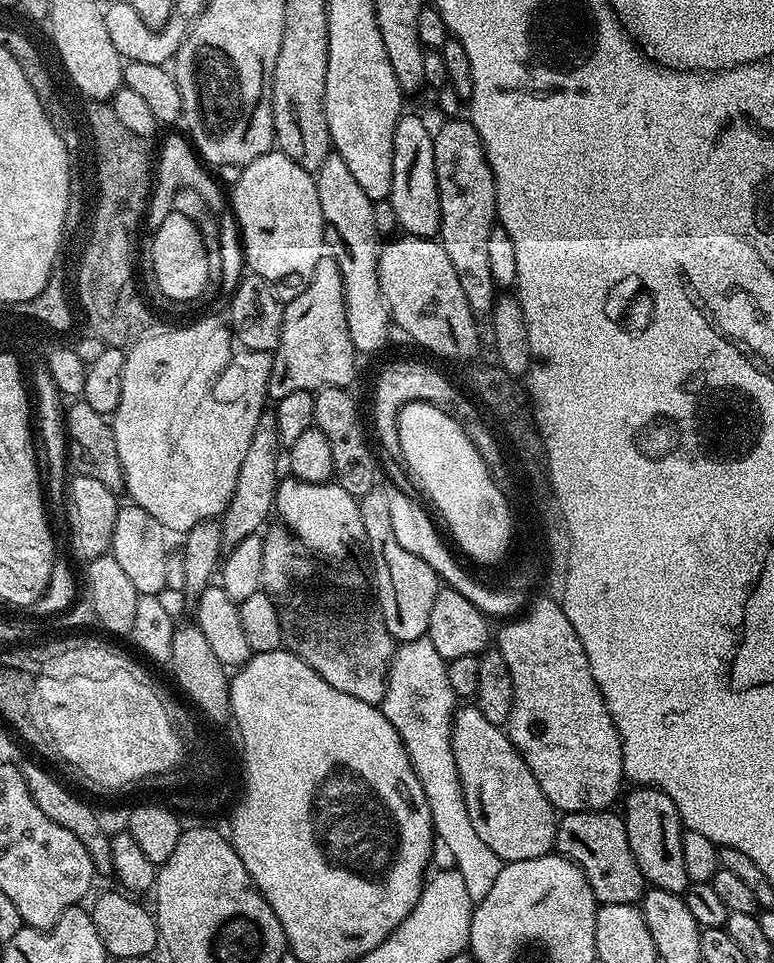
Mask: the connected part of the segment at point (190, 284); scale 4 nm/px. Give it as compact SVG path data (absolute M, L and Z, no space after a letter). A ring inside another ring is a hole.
M171 210L165 212L152 236L152 276L166 299L184 304L187 300L198 299L210 288L210 262L206 259L206 242L202 242L198 226L194 226L186 214Z

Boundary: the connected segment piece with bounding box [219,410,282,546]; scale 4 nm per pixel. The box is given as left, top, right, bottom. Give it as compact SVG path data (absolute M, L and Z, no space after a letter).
M265 410L258 418L258 426L254 426L254 438L250 438L250 446L246 449L246 458L242 458L242 466L238 470L238 482L234 482L232 501L219 523L223 530L225 545L233 546L244 538L257 534L260 527L273 515L276 506L276 488L280 485L280 451L282 445L278 438L275 411Z

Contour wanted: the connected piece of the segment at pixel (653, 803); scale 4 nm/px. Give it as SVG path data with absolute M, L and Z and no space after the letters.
M636 786L628 797L625 795L624 825L626 838L630 842L630 854L634 854L634 862L638 862L638 870L642 870L645 881L653 888L670 890L683 894L688 886L686 865L682 862L682 838L685 827L680 823L680 809L670 802L670 798L660 788Z

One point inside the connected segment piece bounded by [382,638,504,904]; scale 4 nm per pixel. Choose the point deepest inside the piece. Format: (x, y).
(419, 702)

